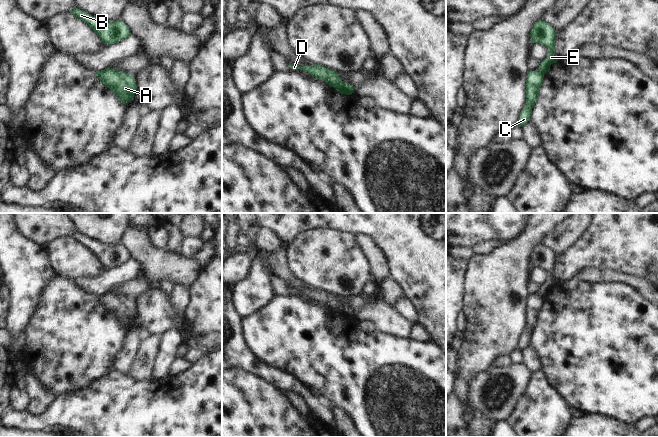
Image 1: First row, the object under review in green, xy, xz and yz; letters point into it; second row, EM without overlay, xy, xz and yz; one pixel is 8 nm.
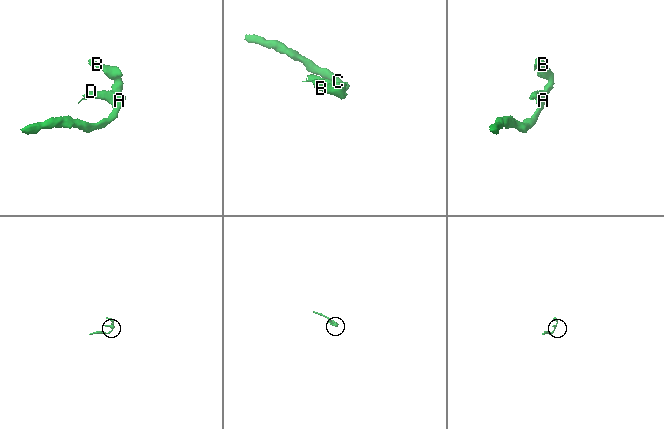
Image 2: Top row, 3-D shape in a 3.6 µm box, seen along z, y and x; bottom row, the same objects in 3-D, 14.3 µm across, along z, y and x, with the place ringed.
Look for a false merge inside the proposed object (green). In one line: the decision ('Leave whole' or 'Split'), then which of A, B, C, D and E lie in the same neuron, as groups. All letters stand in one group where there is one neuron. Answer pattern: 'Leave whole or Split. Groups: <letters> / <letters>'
Split. Groups: A C D / B E.

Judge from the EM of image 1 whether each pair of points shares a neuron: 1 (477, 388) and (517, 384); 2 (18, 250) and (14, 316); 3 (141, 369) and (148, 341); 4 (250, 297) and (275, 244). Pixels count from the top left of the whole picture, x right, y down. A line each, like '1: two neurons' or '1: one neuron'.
1: one neuron
2: one neuron
3: one neuron
4: two neurons

